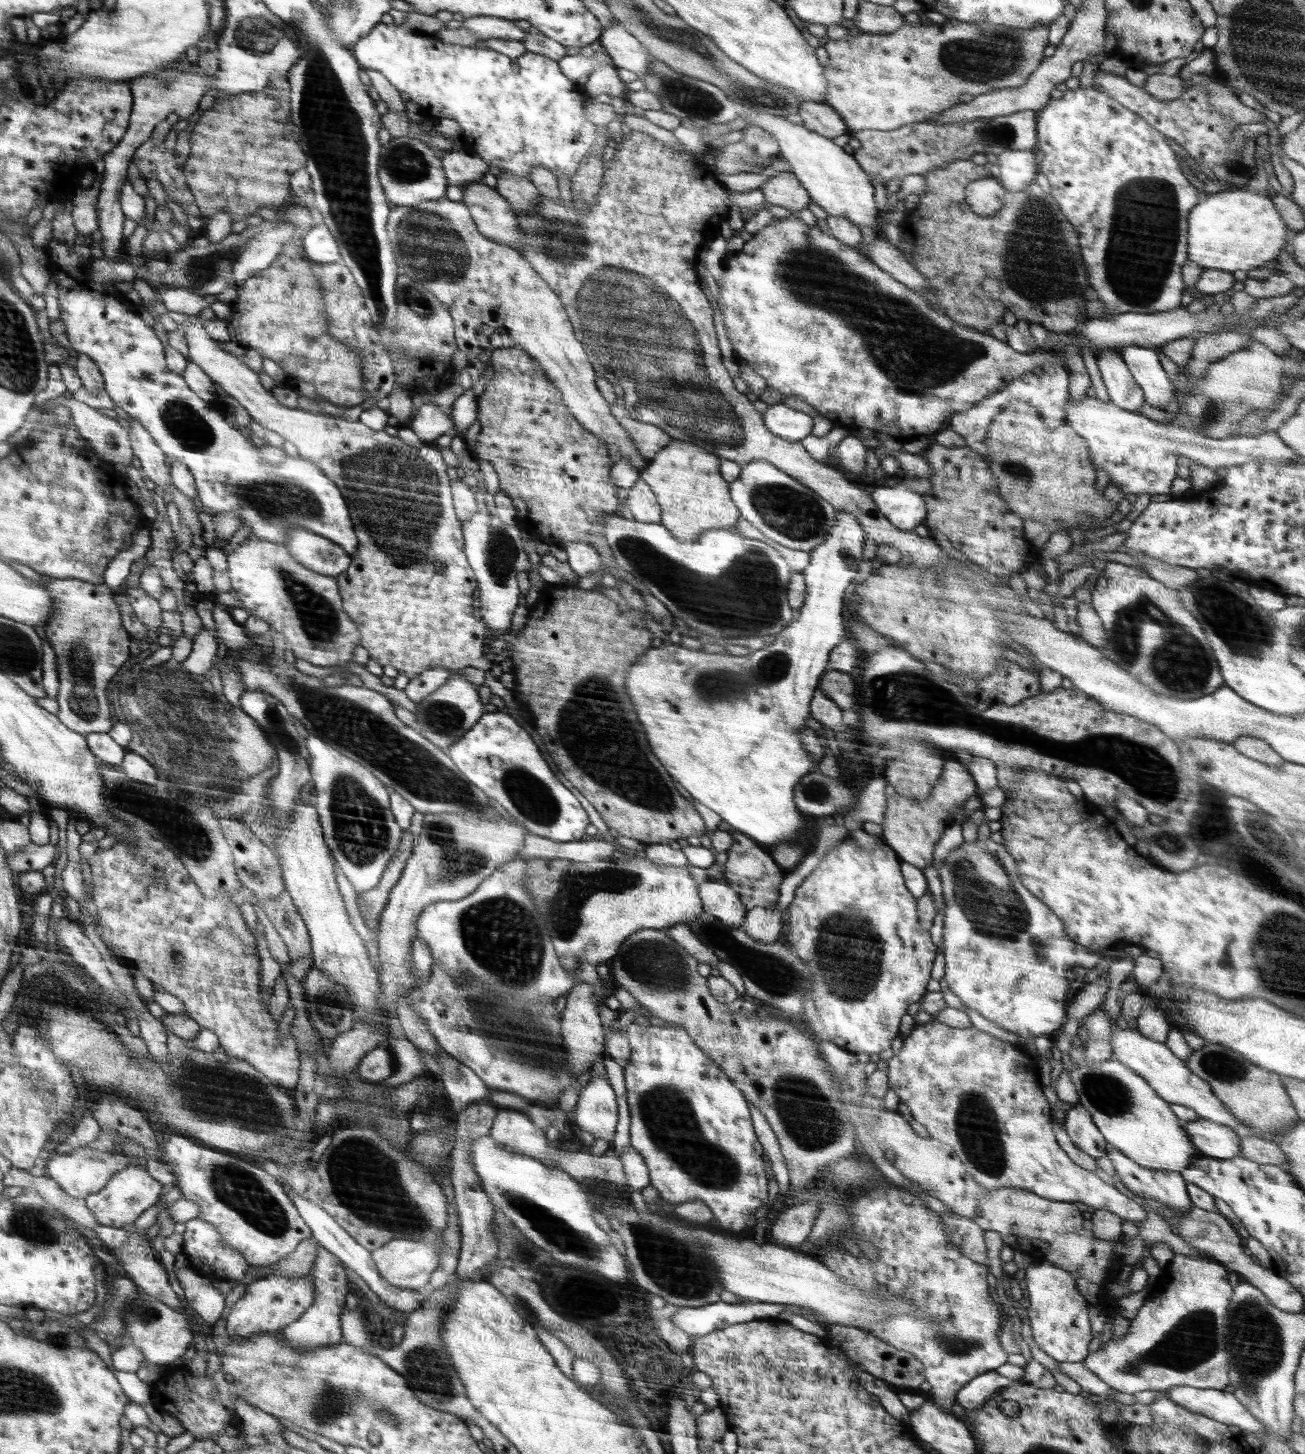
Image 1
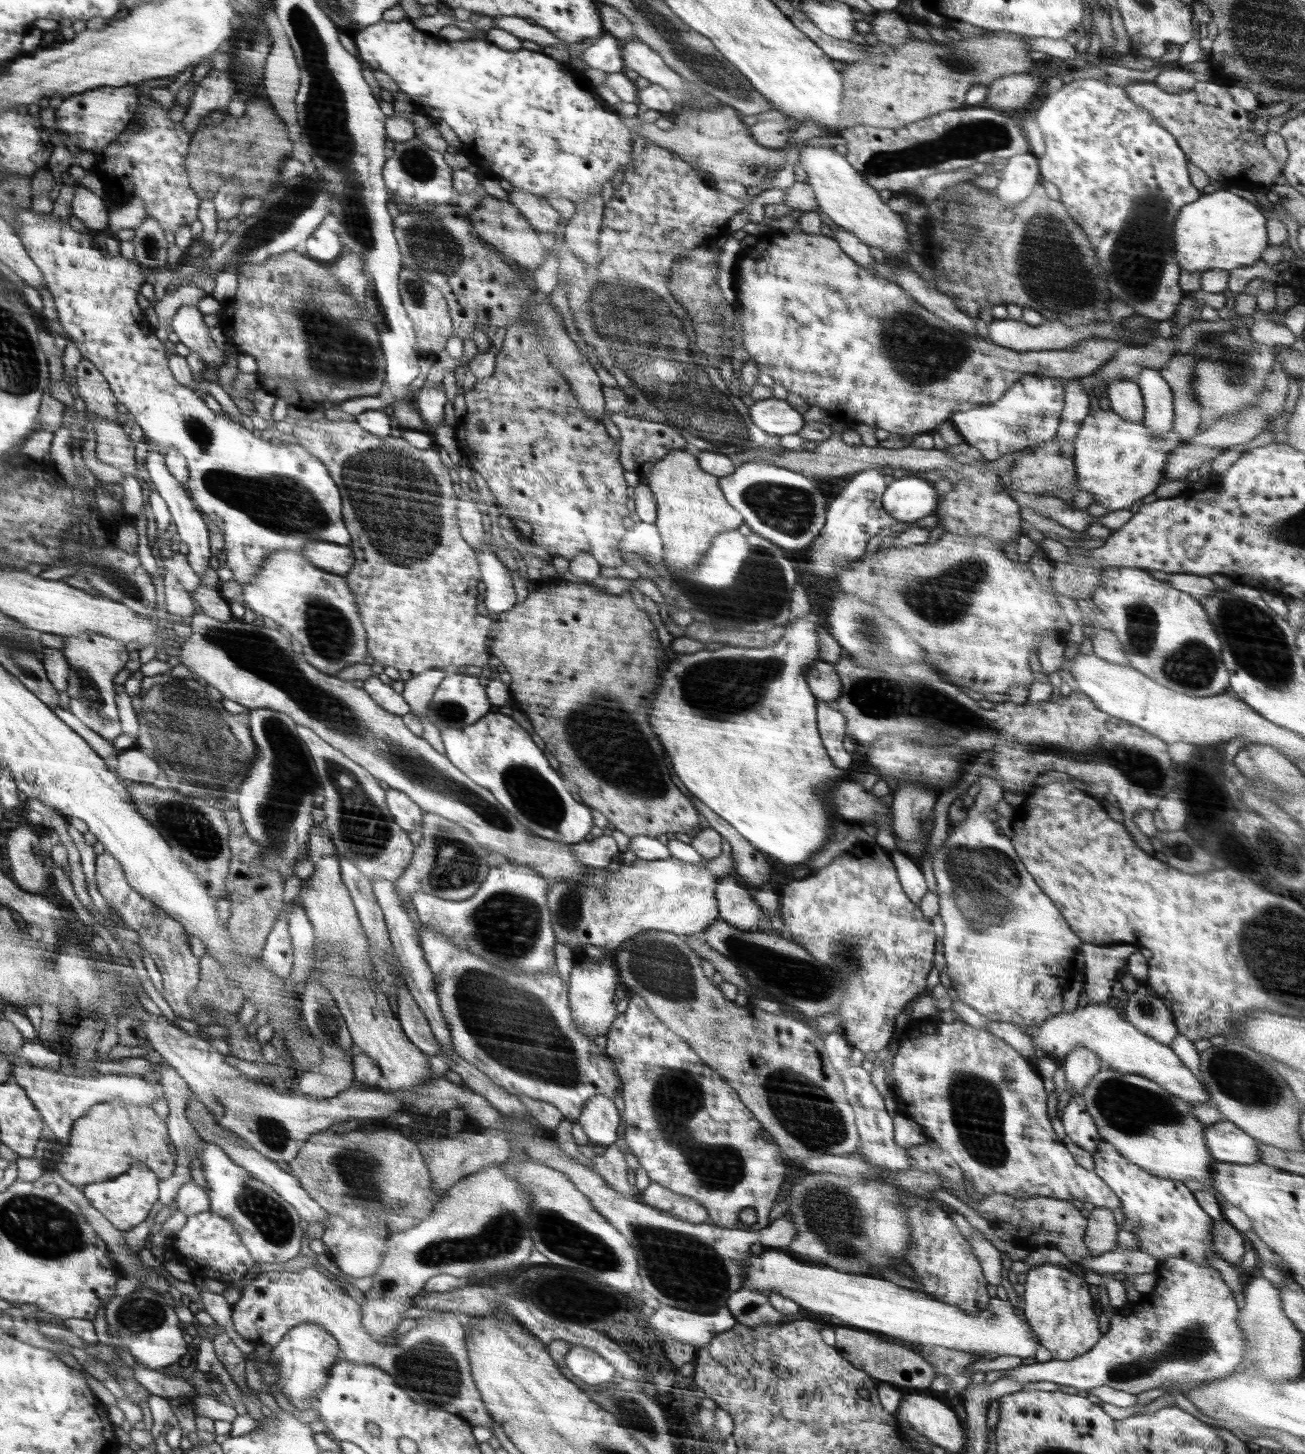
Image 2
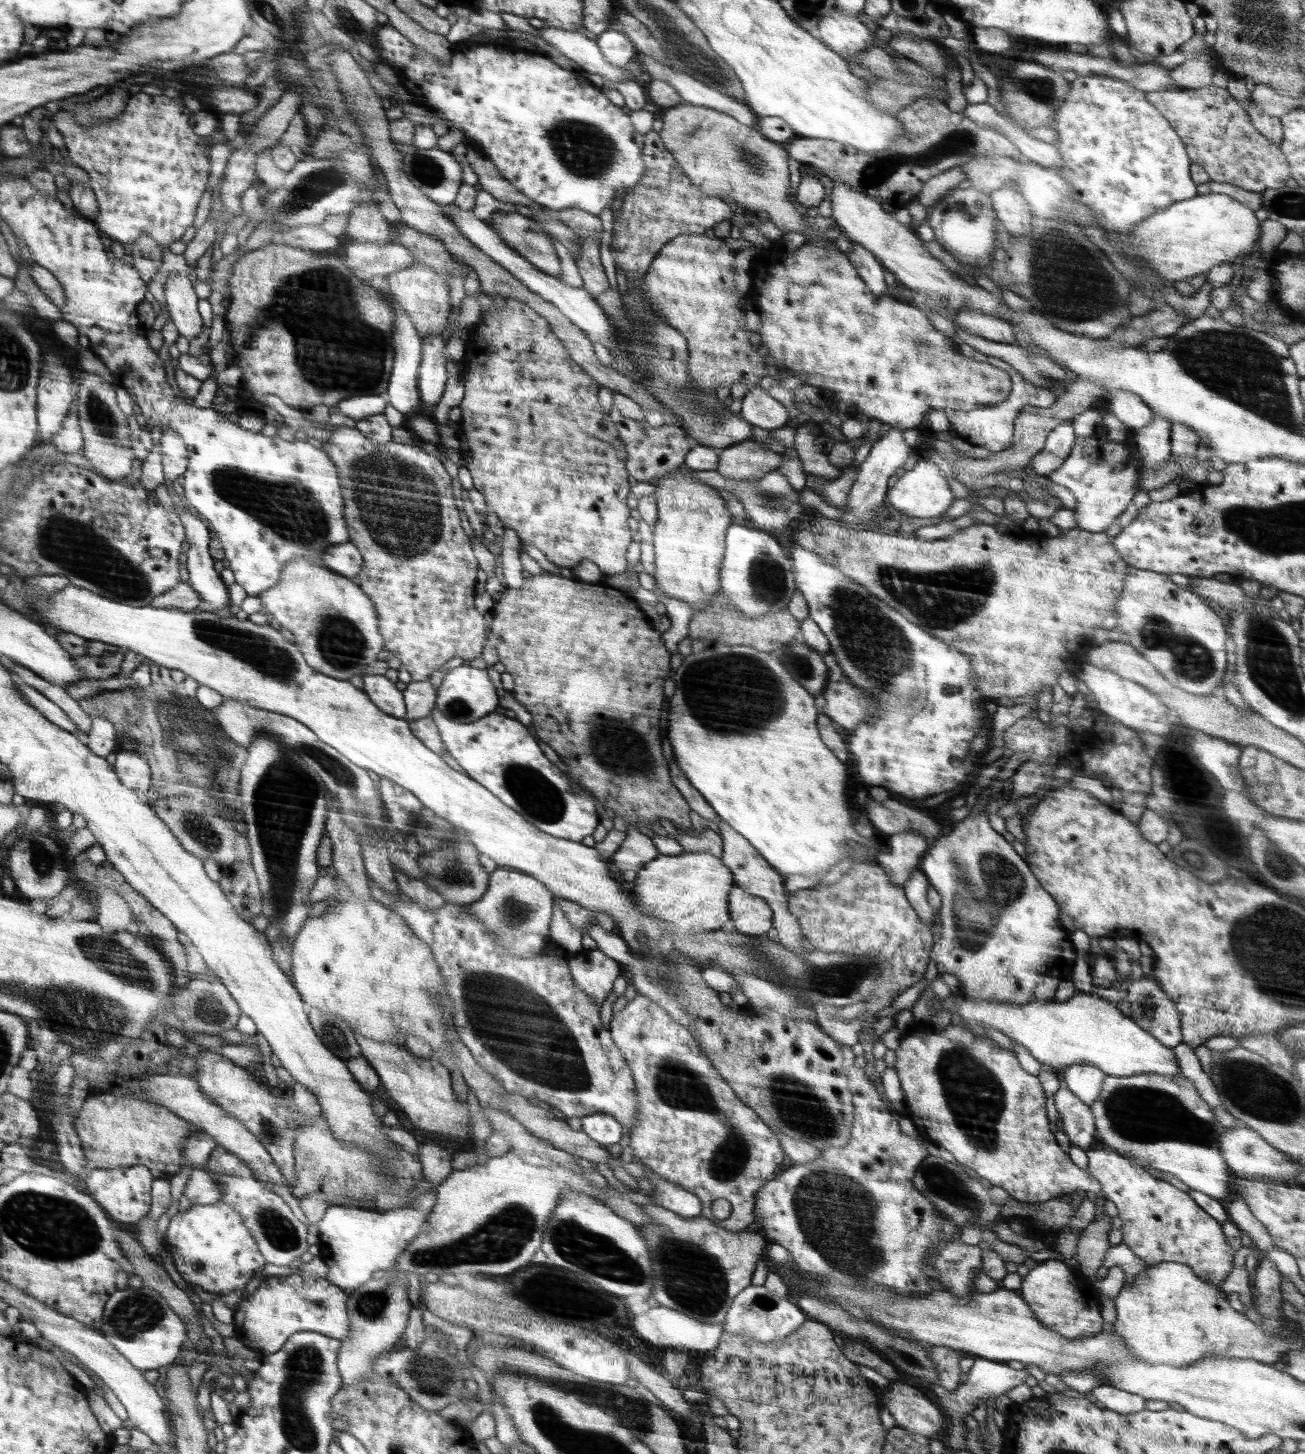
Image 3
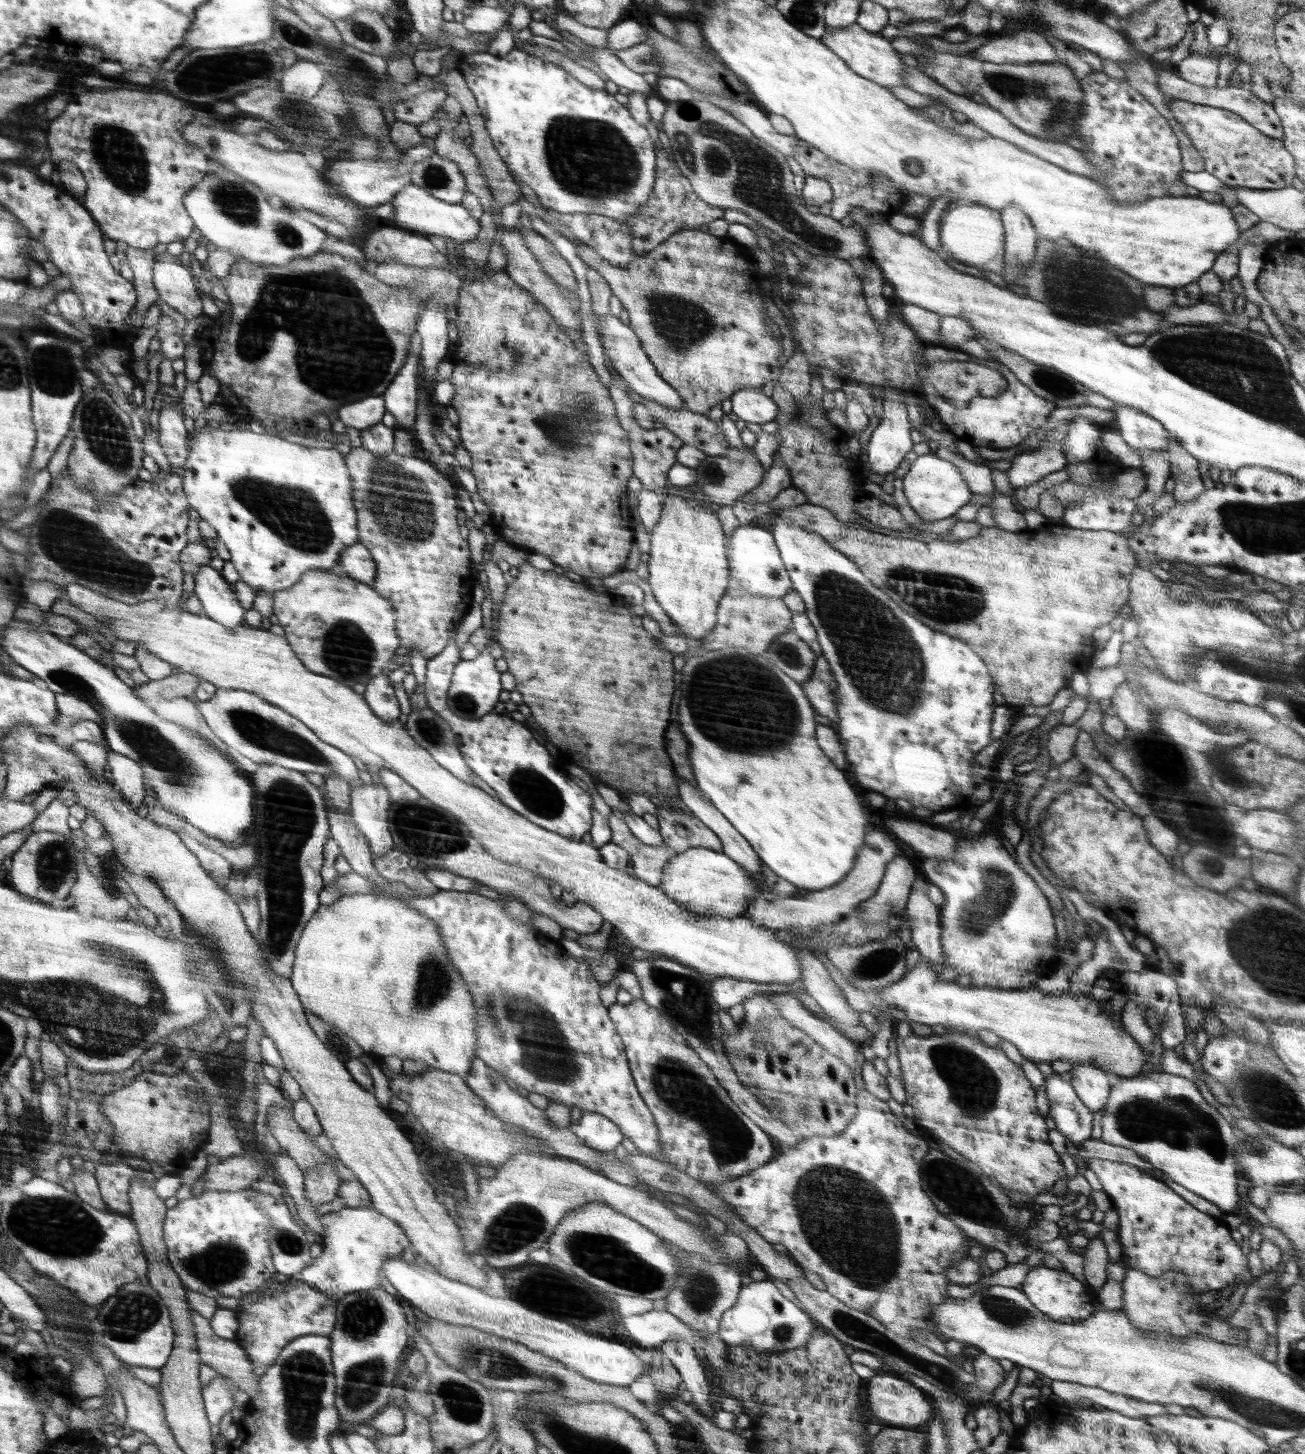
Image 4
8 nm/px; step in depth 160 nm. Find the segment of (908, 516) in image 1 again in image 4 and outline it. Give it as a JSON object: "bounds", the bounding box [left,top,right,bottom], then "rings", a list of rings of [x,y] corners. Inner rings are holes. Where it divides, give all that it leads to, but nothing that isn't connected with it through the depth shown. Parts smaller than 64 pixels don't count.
{"bounds":[903,450,973,520],"rings":[[[933,450],[924,452],[910,463],[909,471],[903,477],[904,495],[908,500],[908,506],[923,520],[950,518],[973,499],[973,493],[968,489],[961,472],[950,461],[942,460]]]}

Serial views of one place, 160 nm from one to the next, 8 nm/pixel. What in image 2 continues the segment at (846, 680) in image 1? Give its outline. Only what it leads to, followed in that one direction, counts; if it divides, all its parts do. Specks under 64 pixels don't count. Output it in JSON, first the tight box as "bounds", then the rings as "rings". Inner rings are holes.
{"bounds":[805,659,842,702],"rings":[[[819,659],[807,668],[805,677],[812,694],[818,700],[823,702],[836,701],[841,695],[842,683],[835,665]]]}

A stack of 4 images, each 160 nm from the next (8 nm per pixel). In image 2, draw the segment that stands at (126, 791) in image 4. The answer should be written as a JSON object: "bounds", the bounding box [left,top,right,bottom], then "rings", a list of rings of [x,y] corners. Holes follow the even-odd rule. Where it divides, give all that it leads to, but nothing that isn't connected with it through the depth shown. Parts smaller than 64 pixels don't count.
{"bounds":[113,747,159,784],"rings":[[[137,747],[121,751],[113,759],[114,771],[122,779],[128,779],[135,783],[151,784],[158,776],[159,764],[143,750]]]}

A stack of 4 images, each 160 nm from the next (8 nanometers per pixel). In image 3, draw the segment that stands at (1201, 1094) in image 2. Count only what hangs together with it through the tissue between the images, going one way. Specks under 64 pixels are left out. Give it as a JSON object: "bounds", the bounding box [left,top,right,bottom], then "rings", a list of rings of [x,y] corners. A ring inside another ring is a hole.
{"bounds":[911,990,1181,1078],"rings":[[[926,990],[920,993],[911,1009],[915,1023],[930,1022],[930,1018],[940,1008],[946,1008],[951,1013],[956,1010],[964,1022],[974,1021],[997,1028],[1027,1048],[1038,1062],[1050,1065],[1060,1073],[1067,1066],[1090,1063],[1110,1076],[1144,1073],[1156,1073],[1170,1078],[1181,1076],[1173,1049],[1134,1024],[1130,1017],[1118,1009],[1116,1003],[1097,995],[1076,992],[1065,1002],[1035,1000],[1026,1004],[1012,1004],[973,1000],[962,993],[951,994],[944,999],[936,995],[935,998],[925,998],[925,994]]]}

